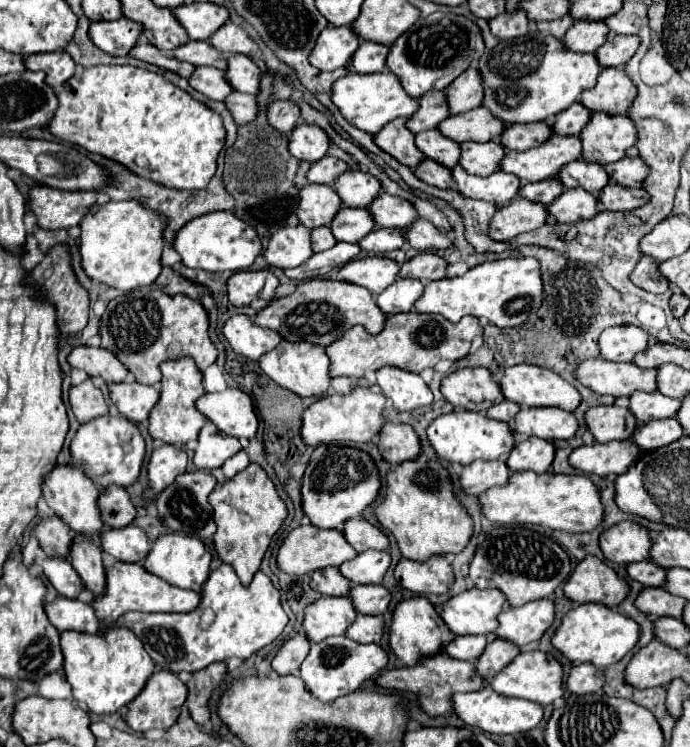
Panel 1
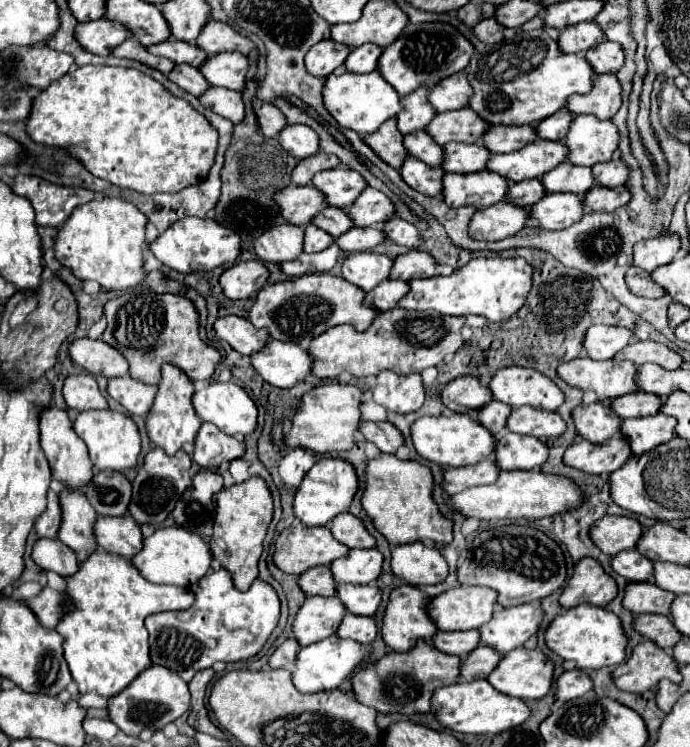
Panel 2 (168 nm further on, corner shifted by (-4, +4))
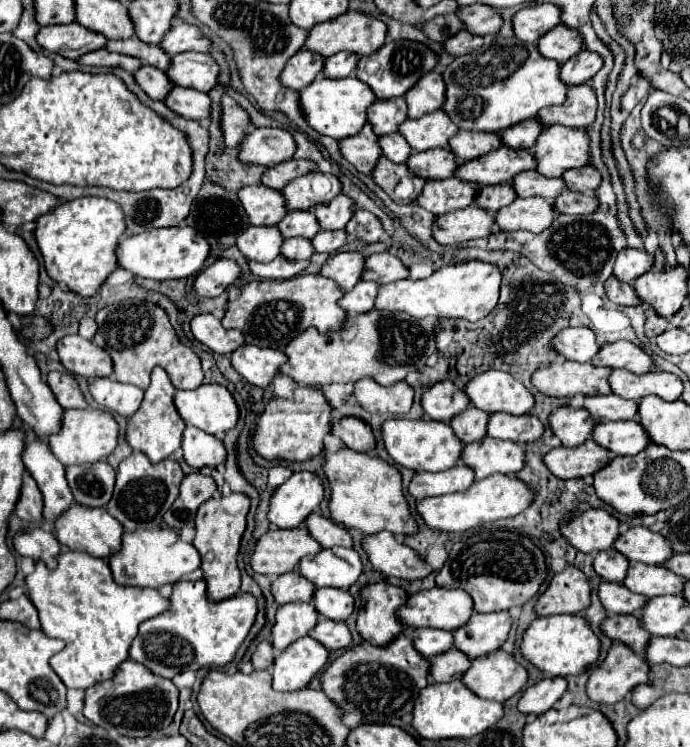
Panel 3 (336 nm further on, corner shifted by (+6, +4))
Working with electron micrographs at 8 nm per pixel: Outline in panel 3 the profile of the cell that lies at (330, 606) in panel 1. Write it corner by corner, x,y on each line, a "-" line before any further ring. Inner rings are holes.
288,603
278,609
276,625
272,627
272,645
276,651
284,651
290,643
306,637
320,621
320,613
312,603

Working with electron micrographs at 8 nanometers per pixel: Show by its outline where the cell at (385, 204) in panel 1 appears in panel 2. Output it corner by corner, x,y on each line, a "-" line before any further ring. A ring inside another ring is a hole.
366,187
366,191
360,193
360,197
346,209
346,213
354,227
370,227
390,219
394,215
394,205
378,189

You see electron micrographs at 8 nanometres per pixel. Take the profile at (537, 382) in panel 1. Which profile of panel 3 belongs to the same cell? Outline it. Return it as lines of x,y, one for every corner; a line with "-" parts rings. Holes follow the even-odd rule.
506,371
480,373
466,385
464,391
470,397
470,403
474,407
478,407
482,411
488,411
488,413
504,411
504,413
512,413
512,415
524,415
524,413
528,413
534,407
534,395

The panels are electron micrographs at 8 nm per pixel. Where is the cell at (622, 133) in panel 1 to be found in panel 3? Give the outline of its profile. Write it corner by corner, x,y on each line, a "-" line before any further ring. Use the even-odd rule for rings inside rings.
546,127
536,141
534,155
542,175
560,177
568,169
590,163
590,135
584,127

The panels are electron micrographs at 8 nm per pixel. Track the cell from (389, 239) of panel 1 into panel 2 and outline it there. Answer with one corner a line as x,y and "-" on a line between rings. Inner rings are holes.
352,227
344,235
336,237
334,243
342,247
342,251
356,253
356,251
368,251
368,247
378,245
384,239
384,233
378,227

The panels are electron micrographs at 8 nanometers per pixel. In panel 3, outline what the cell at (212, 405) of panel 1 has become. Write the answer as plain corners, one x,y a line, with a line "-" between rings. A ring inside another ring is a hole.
202,383
190,391
176,391
174,405
186,425
194,425
210,435
236,427
240,411
226,385

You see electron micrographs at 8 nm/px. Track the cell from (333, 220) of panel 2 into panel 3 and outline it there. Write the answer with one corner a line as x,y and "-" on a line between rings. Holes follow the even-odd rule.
290,211
278,225
280,233
288,237
306,237
312,239
322,227
316,223
316,215
312,211

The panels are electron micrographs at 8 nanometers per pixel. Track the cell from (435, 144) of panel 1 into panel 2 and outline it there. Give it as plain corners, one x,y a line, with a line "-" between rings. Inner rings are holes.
414,131
406,135
402,145
408,151
408,155
424,161
430,167
436,167
438,163
442,163
442,147
434,143
434,139
430,139
424,131

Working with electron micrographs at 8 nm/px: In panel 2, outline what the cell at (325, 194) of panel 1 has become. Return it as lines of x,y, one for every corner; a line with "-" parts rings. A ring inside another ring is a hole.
288,185
274,193
274,203
278,205
280,215
298,227
306,227
314,215
326,207
326,201
322,199
320,191
314,191
312,185
296,187

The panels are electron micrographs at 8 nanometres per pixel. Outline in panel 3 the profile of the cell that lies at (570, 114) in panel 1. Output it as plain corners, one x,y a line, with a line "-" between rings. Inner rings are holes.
528,119
524,123
518,123
516,127
506,129
502,133
502,143
512,149
530,149
532,151
542,129
544,129
544,125
538,119

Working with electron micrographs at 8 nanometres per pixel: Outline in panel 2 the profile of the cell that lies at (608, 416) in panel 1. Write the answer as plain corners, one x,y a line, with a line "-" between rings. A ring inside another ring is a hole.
602,403
578,405
572,411
572,419
576,425
576,433
590,443
604,443
620,431
620,419
610,411
610,407

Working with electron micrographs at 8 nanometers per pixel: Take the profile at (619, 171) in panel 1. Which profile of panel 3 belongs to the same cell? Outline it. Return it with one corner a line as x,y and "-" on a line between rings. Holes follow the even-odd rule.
586,165
586,167
578,167
578,169
572,169
572,171
566,171
562,175
562,179
566,181
566,185
572,189
572,191
596,191
596,187
600,187
602,183
602,175
598,173
596,167
592,165

